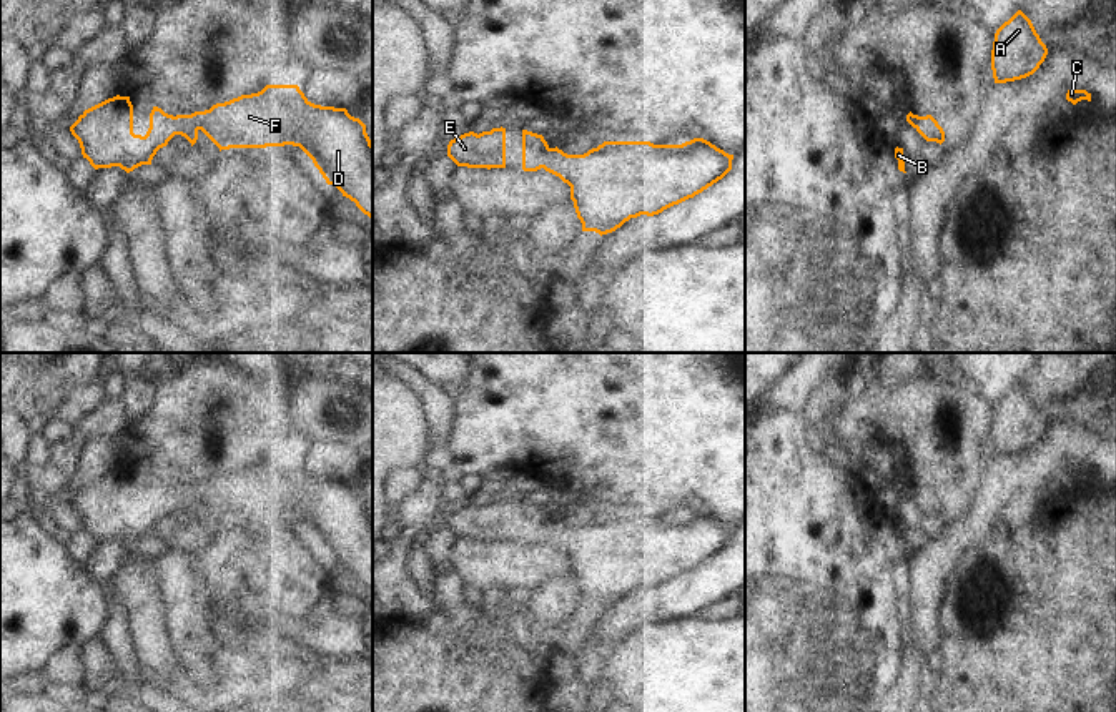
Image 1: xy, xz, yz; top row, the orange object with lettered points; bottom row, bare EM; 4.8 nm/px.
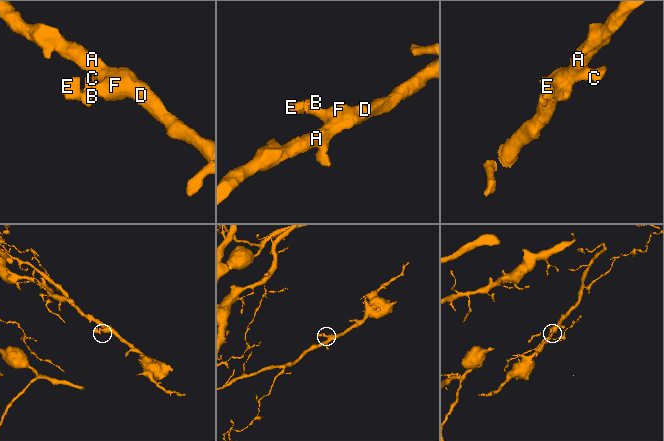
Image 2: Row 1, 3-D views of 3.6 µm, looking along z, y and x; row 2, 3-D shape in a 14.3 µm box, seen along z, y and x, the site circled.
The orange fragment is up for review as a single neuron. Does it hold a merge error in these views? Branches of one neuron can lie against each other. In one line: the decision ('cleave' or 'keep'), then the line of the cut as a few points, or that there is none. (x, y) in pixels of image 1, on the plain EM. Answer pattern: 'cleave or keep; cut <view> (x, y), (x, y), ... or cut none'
keep; cut none

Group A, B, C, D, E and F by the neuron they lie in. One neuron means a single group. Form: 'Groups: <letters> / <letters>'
Groups: A B C D E F.

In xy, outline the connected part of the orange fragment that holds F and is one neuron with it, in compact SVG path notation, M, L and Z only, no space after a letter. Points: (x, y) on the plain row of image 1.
M266 457L261 464L241 467L210 482L191 487L168 487L153 479L150 501L145 509L133 506L133 477L130 469L113 469L88 482L70 499L78 512L81 527L98 541L120 539L126 546L141 537L151 537L156 524L168 517L175 507L185 509L191 519L203 504L218 521L266 521L299 519L319 542L328 557L336 559L343 569L373 591L373 516L366 497L348 486L346 481L311 476L298 457Z

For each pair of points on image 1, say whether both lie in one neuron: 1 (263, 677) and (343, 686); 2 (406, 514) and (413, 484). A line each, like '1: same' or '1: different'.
1: same
2: different

